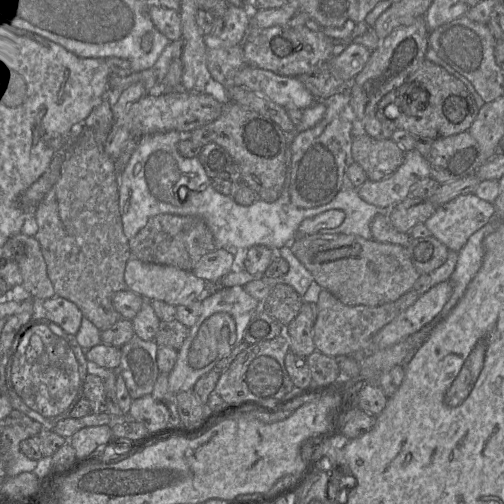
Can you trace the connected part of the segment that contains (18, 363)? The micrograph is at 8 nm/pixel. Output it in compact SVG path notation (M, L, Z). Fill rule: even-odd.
M42 313L24 325L14 337L11 355L11 381L23 402L44 417L58 418L77 397L83 394L87 372L85 351L74 335L49 321Z

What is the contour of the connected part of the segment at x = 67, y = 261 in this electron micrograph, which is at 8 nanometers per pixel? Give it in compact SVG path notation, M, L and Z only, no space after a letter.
M103 99L91 110L89 115L84 119L81 126L79 126L79 136L62 164L59 179L51 188L51 190L45 195L45 197L41 200L35 211L35 221L37 223L38 229L36 234L34 235L34 238L38 241L40 245L41 253L46 263L47 275L54 287L56 296L60 296L73 302L82 312L83 317L91 321L100 331L109 329L117 321L123 319L120 313L115 310L112 298L116 292L128 289L124 281L124 272L127 261L131 257L128 239L125 237L125 234L123 232L122 220L119 212L118 186L119 177L122 171L120 173L117 173L114 162L109 158L109 156L104 150L104 144L107 135L111 129L112 123L113 114L110 104L106 99Z

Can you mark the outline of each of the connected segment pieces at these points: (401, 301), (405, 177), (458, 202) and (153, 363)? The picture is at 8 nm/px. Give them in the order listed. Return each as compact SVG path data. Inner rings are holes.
M322 289L317 304L318 315L313 328L316 350L330 357L346 357L369 347L371 338L400 313L413 305L420 296L413 289L394 302L379 306L348 306L329 291Z
M414 149L405 152L404 162L392 175L381 181L367 179L357 191L365 202L388 211L409 197L413 185L430 177L427 159Z
M464 194L437 207L424 225L450 251L458 253L470 236L487 225L495 214L494 204L475 194Z
M136 335L121 349L118 373L123 377L132 400L151 395L159 375L158 345L154 340L144 341Z

